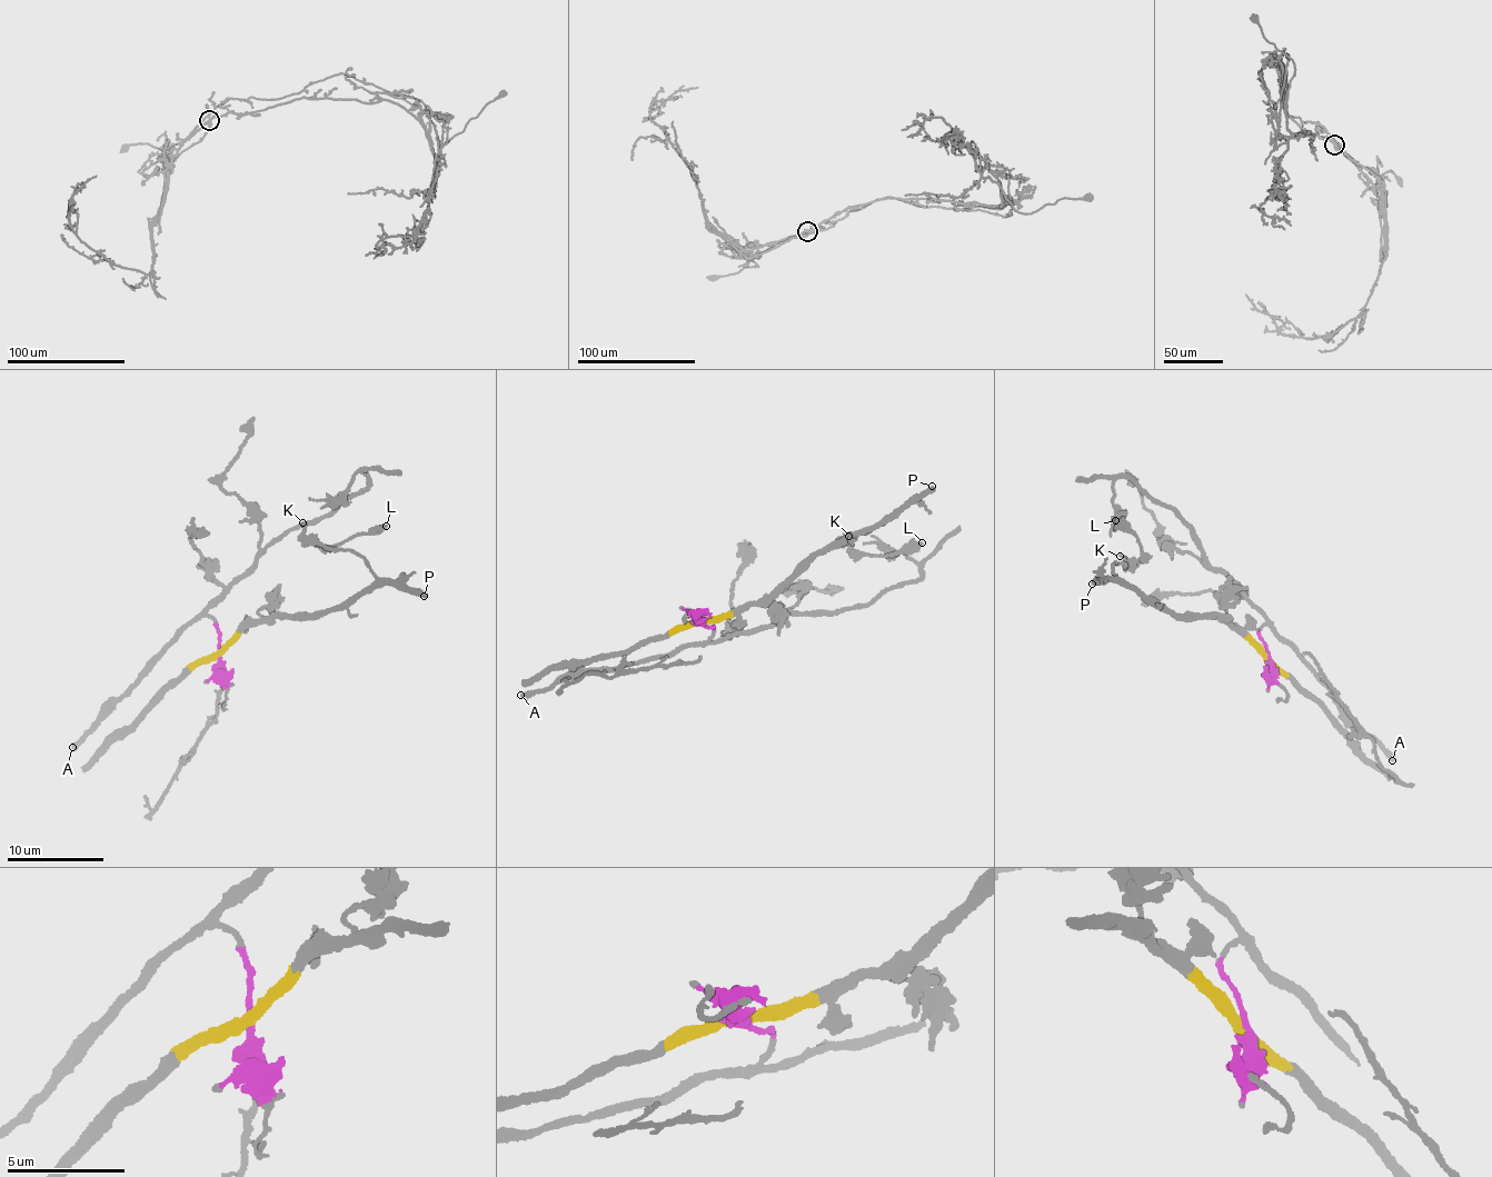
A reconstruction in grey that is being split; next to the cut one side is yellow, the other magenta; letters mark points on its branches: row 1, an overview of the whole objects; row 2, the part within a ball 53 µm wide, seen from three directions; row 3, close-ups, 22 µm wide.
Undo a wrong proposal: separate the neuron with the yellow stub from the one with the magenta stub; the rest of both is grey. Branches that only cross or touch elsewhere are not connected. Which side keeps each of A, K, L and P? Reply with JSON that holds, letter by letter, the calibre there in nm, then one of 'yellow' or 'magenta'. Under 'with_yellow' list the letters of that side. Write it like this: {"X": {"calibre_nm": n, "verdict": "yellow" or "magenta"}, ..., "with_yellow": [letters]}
{"A": {"calibre_nm": 480, "verdict": "magenta"}, "K": {"calibre_nm": 240, "verdict": "yellow"}, "L": {"calibre_nm": 360, "verdict": "yellow"}, "P": {"calibre_nm": 440, "verdict": "yellow"}, "with_yellow": ["K", "L", "P"]}

